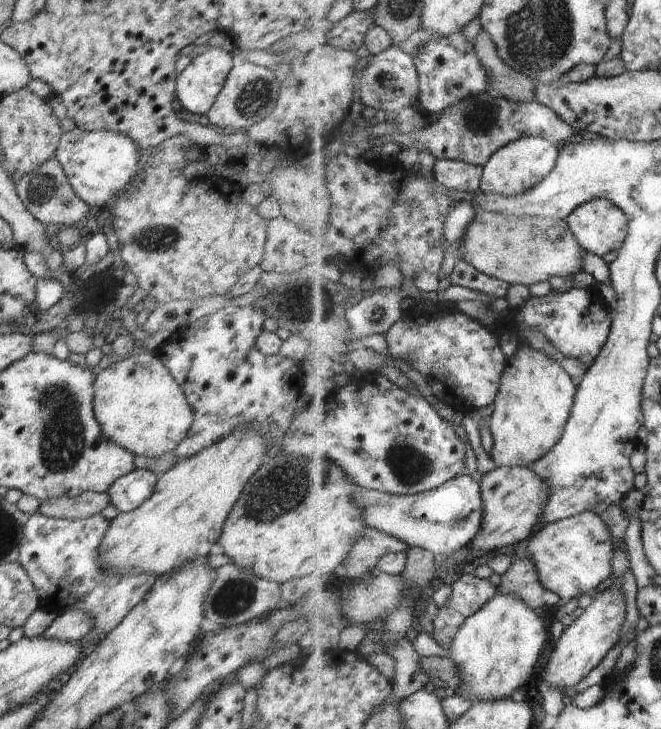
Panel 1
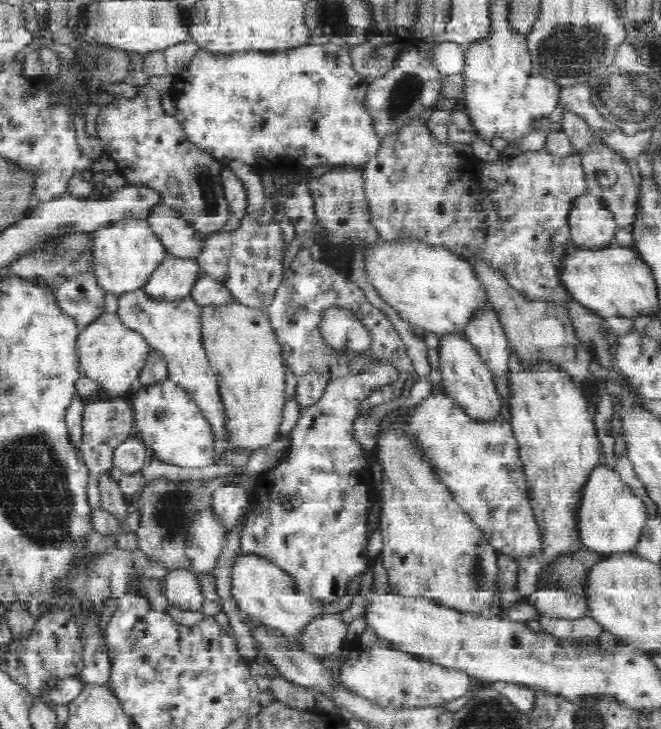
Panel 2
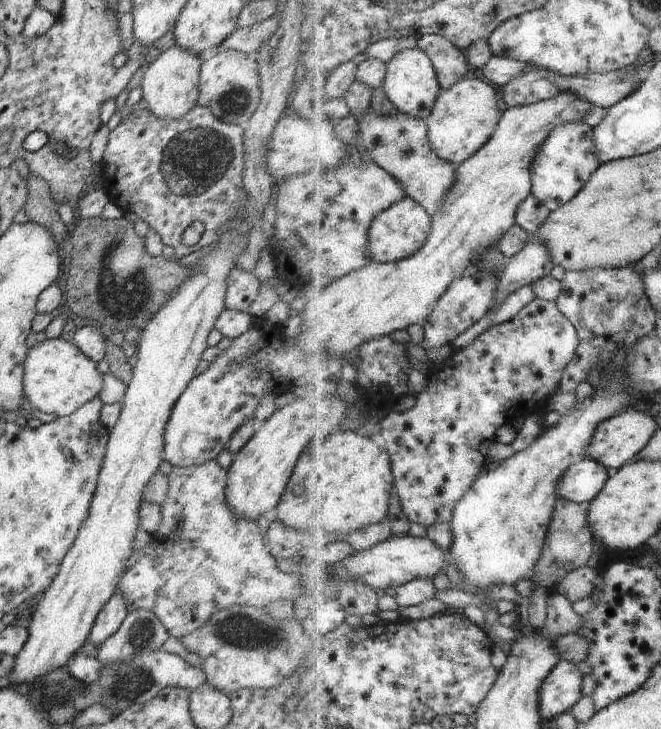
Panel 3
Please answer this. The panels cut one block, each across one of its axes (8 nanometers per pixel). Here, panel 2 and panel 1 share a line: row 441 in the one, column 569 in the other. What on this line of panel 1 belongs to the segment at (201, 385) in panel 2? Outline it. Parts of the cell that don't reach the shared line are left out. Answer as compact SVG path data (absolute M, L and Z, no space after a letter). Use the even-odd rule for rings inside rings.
M608 198L585 203L567 221L585 250L600 256L622 248L630 234L626 212Z

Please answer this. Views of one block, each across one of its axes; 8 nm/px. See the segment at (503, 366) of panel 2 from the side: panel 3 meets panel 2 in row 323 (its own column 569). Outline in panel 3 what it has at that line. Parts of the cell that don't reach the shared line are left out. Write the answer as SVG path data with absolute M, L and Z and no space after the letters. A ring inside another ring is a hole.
M584 457L570 466L558 494L566 500L587 506L605 489L611 473L613 471L602 466L602 463Z

